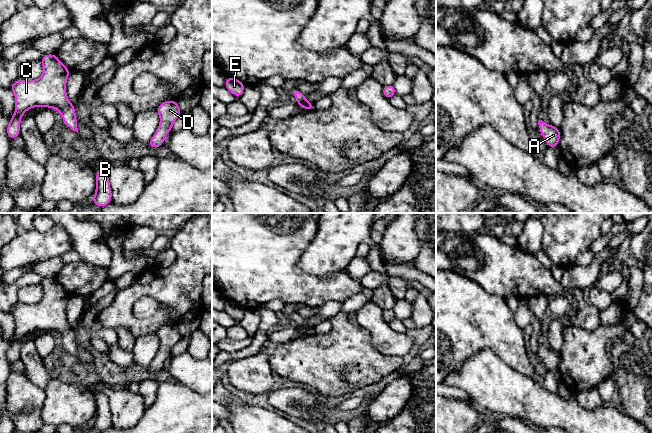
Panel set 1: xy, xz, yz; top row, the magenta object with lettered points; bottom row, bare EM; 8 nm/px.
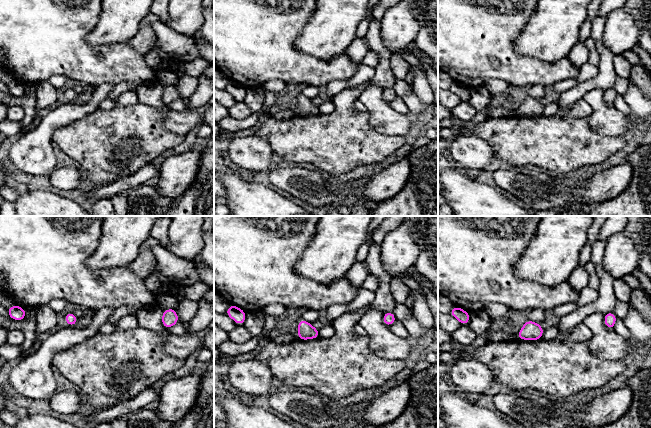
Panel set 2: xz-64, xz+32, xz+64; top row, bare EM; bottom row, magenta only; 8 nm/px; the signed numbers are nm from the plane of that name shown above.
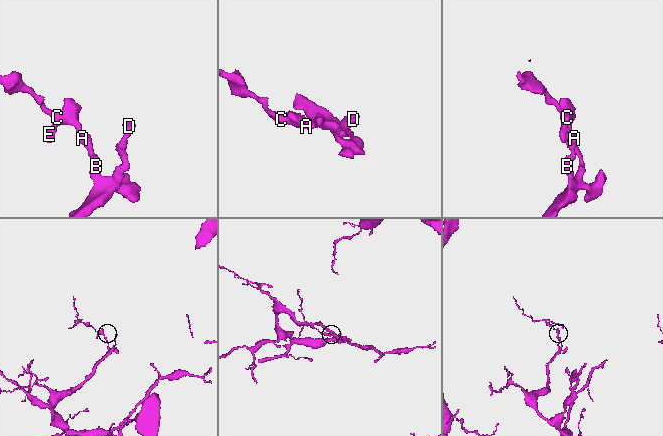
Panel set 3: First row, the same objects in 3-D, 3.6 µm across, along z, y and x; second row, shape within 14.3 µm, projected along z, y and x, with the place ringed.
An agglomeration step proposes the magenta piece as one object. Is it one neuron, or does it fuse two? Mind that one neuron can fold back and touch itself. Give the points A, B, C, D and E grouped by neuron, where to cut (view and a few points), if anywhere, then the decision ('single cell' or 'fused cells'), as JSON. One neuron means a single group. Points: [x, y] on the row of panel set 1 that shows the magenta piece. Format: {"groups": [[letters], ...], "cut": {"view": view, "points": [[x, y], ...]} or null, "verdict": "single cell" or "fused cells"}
{"groups": [["A", "B", "C", "D", "E"]], "cut": null, "verdict": "single cell"}

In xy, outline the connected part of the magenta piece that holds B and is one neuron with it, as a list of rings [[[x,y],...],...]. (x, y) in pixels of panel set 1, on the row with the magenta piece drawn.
[[[99,169],[96,173],[96,192],[91,201],[97,207],[104,207],[112,201],[112,191],[106,169]]]

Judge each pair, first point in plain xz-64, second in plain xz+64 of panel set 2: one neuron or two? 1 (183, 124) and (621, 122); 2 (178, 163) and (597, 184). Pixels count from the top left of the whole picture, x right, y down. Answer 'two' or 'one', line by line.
1: one
2: one

